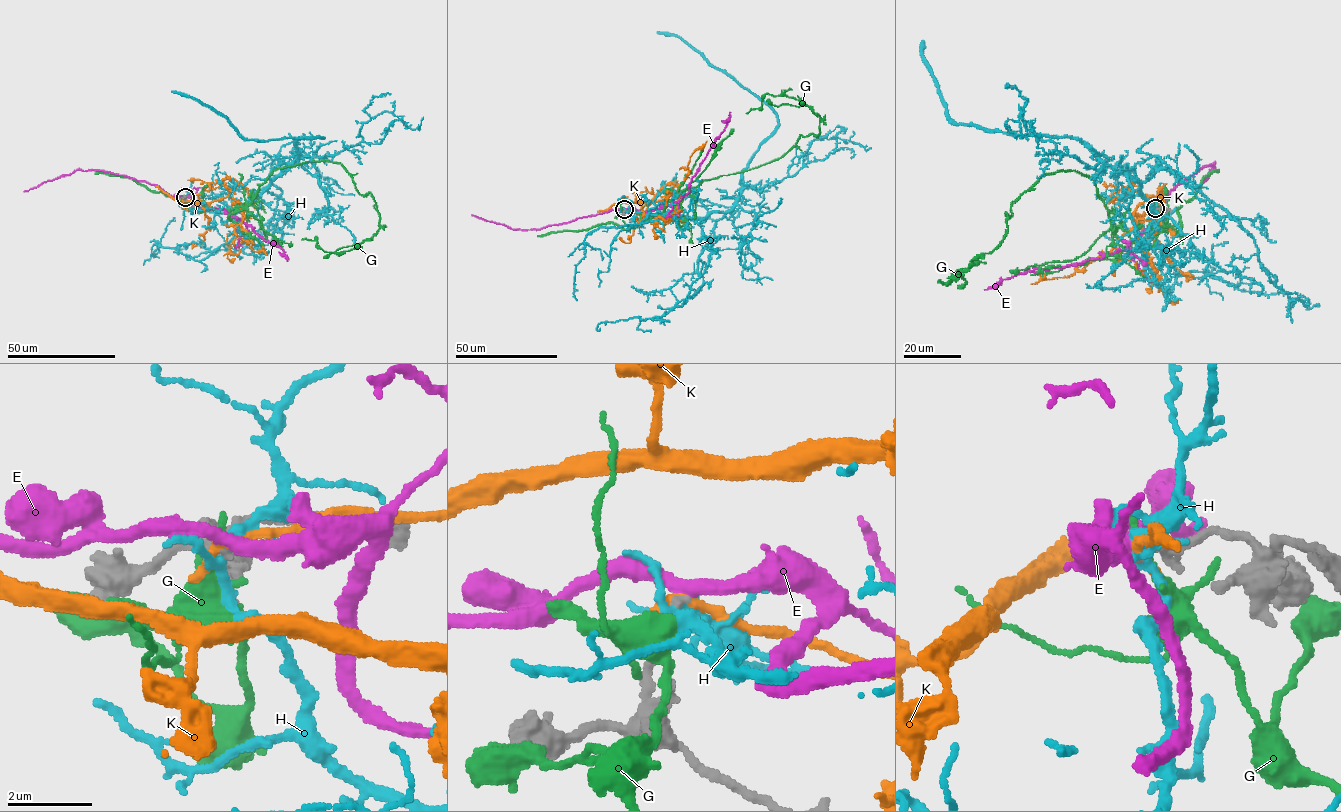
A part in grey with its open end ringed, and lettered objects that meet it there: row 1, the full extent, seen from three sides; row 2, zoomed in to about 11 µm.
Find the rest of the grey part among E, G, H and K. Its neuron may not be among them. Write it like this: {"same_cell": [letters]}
{"same_cell": []}

